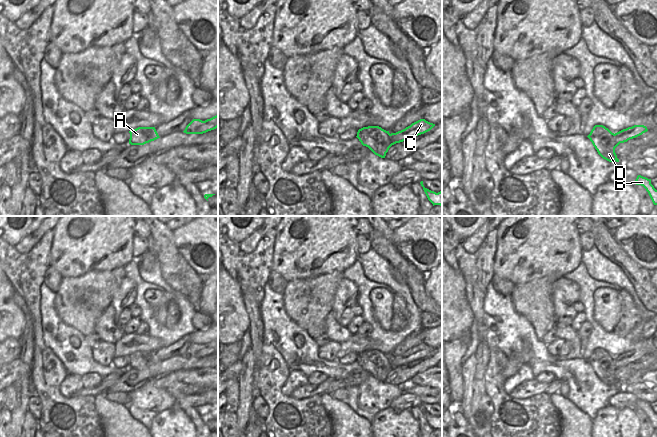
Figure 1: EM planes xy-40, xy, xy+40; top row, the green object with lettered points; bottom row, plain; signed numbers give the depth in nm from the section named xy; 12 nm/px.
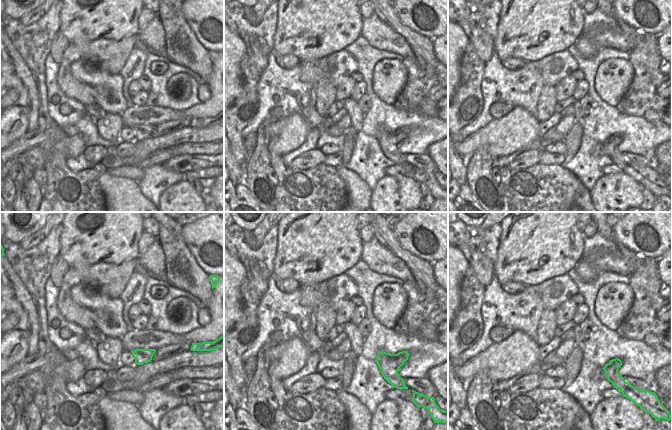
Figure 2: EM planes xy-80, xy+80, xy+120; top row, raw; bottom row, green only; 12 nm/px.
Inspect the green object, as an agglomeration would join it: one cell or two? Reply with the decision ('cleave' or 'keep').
cleave

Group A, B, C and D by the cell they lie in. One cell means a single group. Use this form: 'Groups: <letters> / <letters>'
Groups: A B D / C.

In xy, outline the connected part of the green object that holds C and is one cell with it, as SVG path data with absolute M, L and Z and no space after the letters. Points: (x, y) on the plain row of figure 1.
M420 343L401 355L391 357L389 361L376 361L375 364L380 369L390 367L392 370L396 367L424 358L430 355L434 350L435 348L430 347L425 343Z

